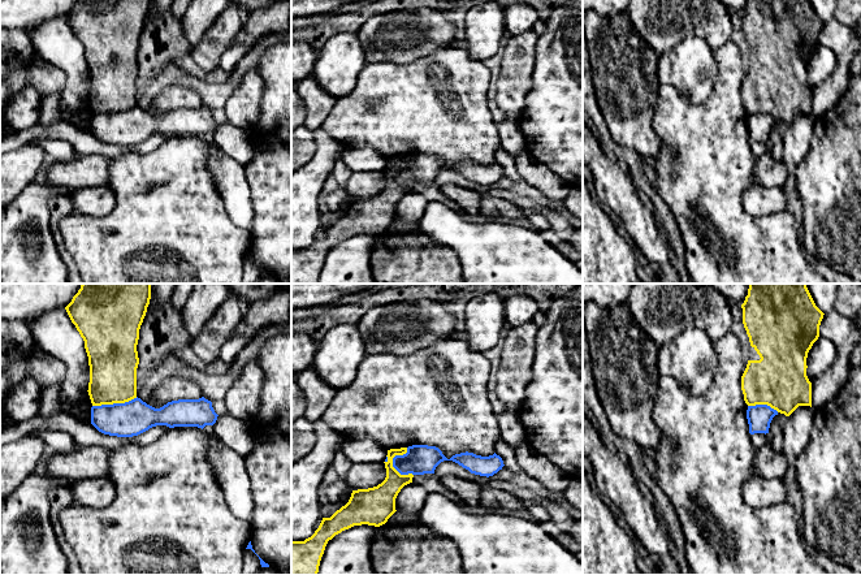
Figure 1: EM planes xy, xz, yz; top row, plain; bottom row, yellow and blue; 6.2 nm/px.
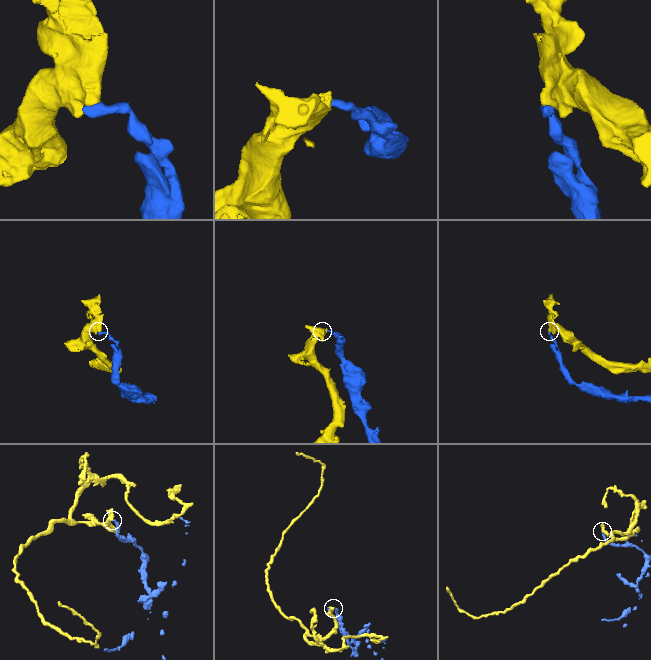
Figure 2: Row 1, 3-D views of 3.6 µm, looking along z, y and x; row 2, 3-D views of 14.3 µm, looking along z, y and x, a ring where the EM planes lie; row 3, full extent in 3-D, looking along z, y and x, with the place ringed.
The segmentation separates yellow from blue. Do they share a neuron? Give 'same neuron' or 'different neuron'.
different neuron

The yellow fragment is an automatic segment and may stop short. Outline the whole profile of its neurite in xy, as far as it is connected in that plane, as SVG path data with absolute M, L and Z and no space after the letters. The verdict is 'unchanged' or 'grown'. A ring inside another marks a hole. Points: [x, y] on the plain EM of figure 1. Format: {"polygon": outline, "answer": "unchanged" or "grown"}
{"polygon": "M78 0L65 16L85 49L92 114L137 107L137 53L151 0Z", "answer": "unchanged"}

